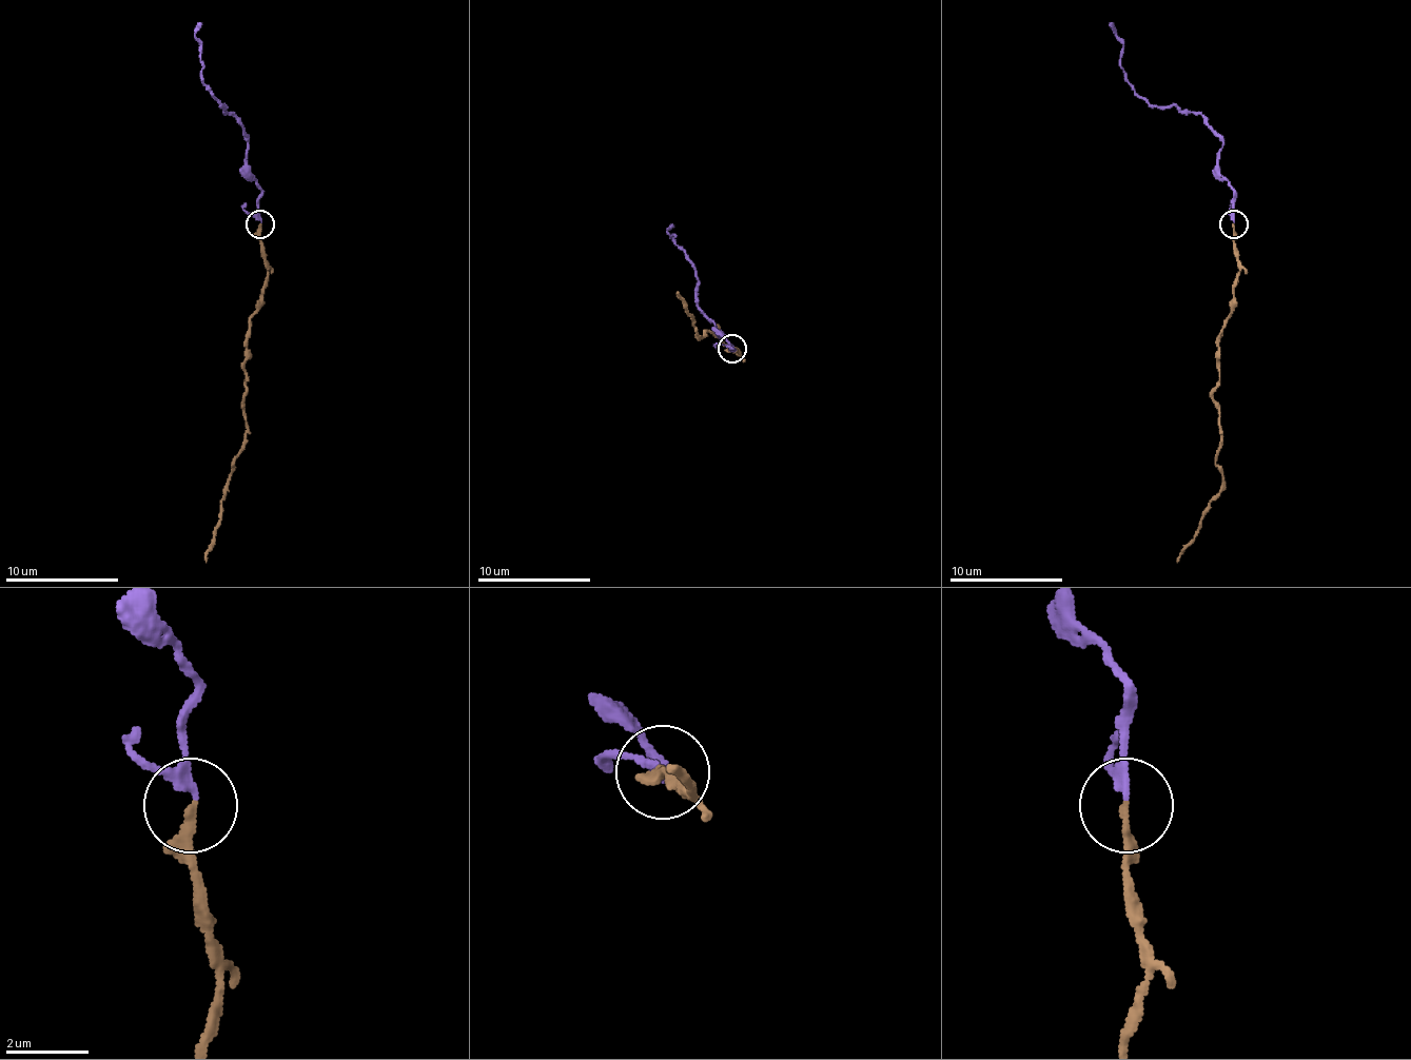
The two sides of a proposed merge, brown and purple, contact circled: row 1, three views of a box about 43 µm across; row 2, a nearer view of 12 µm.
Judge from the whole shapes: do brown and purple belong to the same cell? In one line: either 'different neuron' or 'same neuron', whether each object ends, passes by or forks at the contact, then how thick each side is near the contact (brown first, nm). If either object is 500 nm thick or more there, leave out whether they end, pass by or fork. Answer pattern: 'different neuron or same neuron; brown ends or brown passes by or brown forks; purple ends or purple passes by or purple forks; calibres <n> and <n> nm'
different neuron; brown ends; purple passes by; calibres 200 and 160 nm

